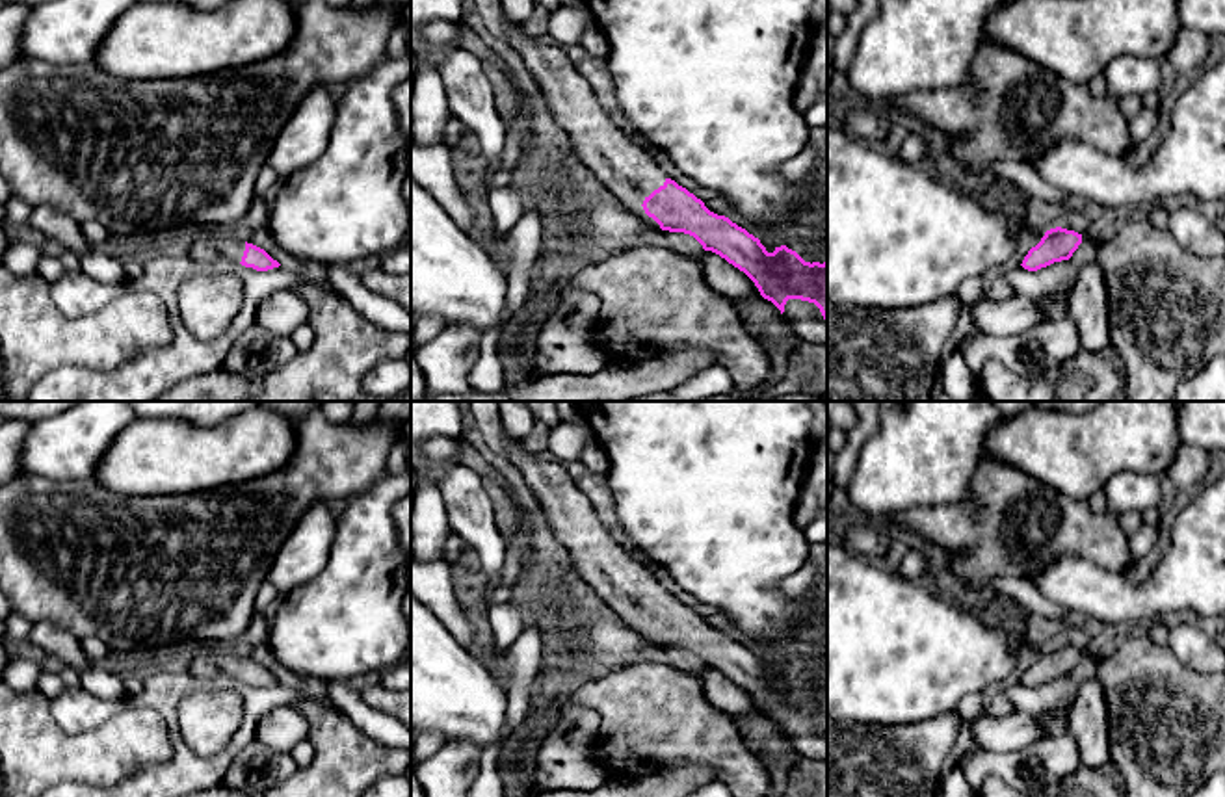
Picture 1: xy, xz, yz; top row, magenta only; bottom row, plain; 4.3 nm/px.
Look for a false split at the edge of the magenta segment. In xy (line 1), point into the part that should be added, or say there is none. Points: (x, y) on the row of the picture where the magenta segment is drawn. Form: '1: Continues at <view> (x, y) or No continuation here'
1: Continues at xy (210, 249)

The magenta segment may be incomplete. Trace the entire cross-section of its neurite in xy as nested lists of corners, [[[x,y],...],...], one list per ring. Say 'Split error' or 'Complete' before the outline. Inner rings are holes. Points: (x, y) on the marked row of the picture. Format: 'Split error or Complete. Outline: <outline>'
Split error. Outline: [[[195,234],[182,242],[180,249],[203,266],[240,262],[257,271],[268,271],[281,266],[264,249],[232,234]]]

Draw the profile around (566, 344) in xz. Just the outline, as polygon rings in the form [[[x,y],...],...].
[[[567,290],[537,336],[537,372],[591,375],[608,366],[593,344],[599,301],[584,290]]]

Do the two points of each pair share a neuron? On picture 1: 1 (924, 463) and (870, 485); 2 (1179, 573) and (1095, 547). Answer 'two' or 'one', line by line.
1: one
2: two

